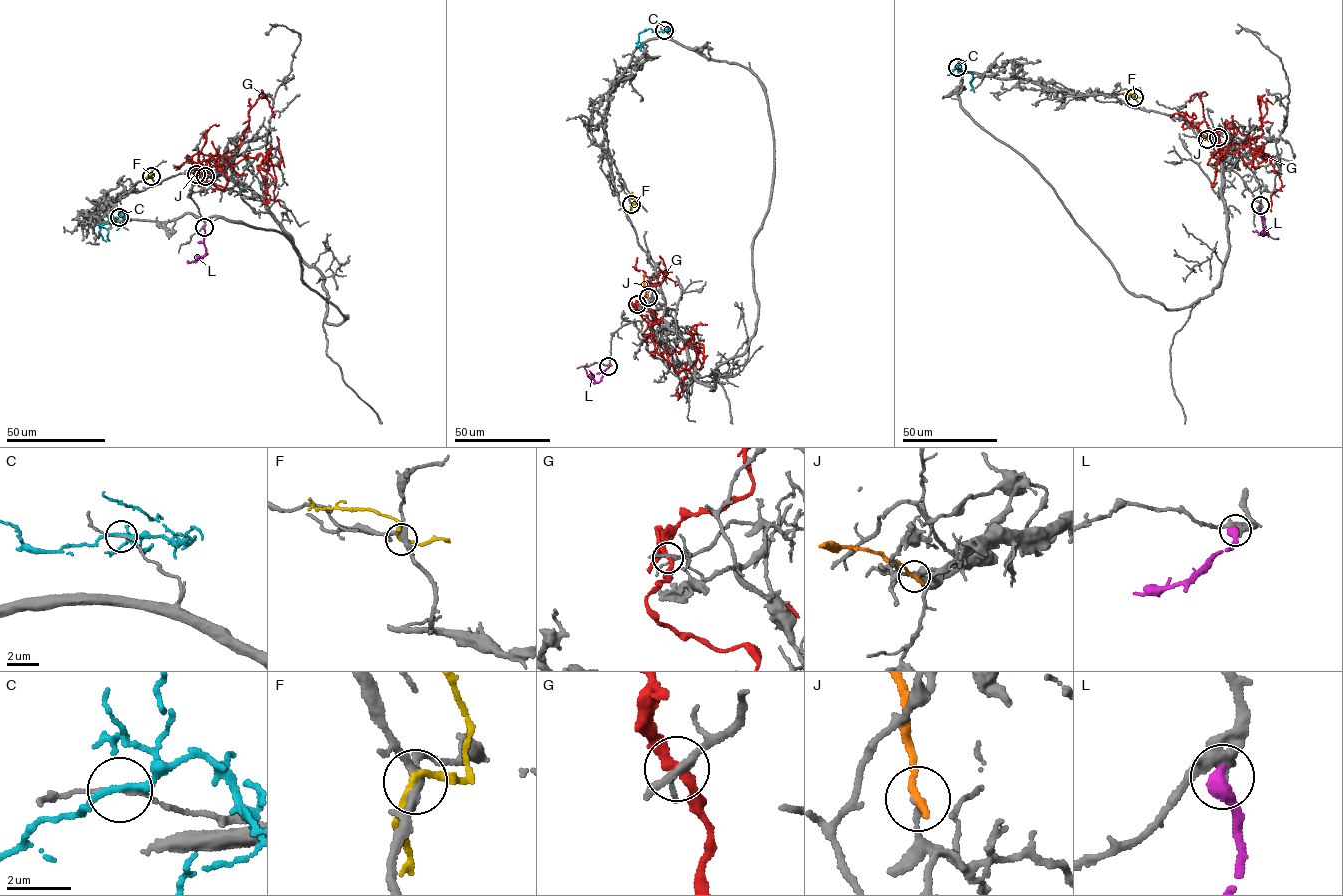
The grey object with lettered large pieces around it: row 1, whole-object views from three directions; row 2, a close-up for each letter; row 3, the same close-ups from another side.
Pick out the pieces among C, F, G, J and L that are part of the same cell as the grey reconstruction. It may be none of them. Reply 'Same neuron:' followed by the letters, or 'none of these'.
Same neuron: L

